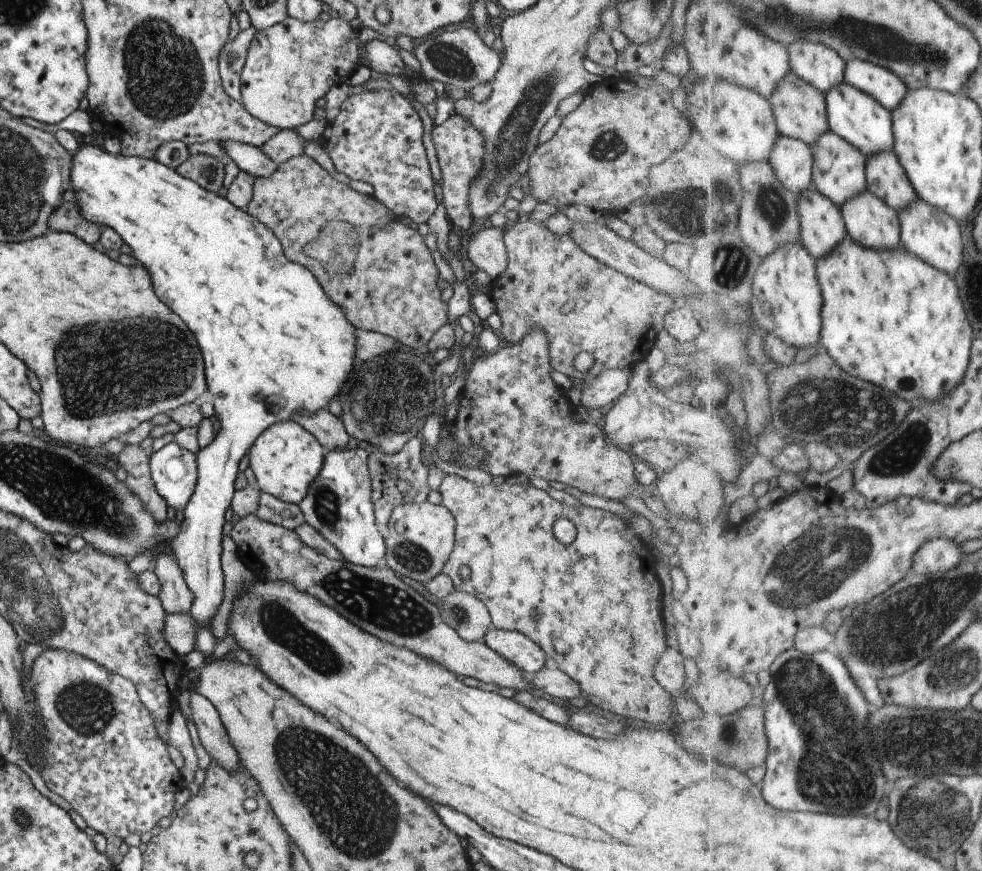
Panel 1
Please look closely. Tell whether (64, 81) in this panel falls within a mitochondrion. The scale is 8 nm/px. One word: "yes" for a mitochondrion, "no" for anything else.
no

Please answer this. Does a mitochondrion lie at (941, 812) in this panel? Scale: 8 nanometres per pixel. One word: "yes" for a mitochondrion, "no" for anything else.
yes

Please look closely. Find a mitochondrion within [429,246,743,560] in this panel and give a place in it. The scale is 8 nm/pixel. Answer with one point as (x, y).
(585, 294)

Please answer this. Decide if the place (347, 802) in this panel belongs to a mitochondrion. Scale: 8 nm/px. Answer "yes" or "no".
yes

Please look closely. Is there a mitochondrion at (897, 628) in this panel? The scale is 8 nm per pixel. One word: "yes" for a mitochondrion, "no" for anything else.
yes

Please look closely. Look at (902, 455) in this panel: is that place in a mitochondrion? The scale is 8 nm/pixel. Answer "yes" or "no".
yes

